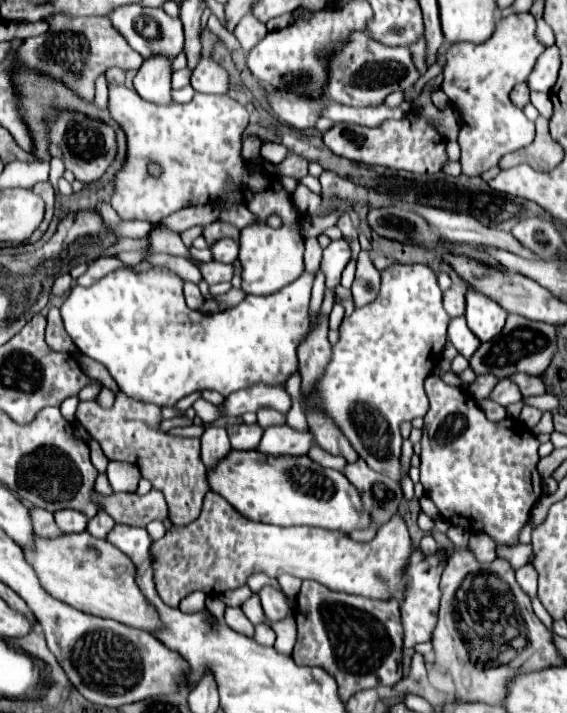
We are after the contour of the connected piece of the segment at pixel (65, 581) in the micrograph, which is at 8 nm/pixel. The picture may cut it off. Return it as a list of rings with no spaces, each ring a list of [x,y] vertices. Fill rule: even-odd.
[[[88,531],[82,533],[62,533],[54,539],[44,539],[36,535],[32,549],[22,549],[26,561],[36,571],[40,585],[58,601],[104,619],[116,619],[128,627],[138,627],[144,631],[156,629],[160,619],[156,619],[156,609],[142,597],[134,581],[132,561],[114,549],[106,539],[96,539]]]

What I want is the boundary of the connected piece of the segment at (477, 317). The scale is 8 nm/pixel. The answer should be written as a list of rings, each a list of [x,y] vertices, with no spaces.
[[[468,289],[466,293],[466,321],[470,331],[480,341],[490,341],[506,323],[508,313],[490,297],[480,291]]]

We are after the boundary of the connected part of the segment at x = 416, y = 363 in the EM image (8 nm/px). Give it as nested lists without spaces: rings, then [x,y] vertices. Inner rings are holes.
[[[390,265],[381,271],[380,293],[376,301],[354,309],[340,325],[340,341],[334,345],[332,361],[328,363],[322,379],[318,381],[316,393],[310,401],[302,401],[314,407],[322,407],[348,437],[358,455],[376,473],[384,473],[394,481],[402,481],[404,469],[400,463],[402,437],[398,425],[402,421],[412,421],[414,417],[424,417],[428,413],[428,397],[424,393],[424,379],[440,361],[440,353],[446,343],[448,313],[442,307],[442,291],[436,281],[436,273],[428,265]]]

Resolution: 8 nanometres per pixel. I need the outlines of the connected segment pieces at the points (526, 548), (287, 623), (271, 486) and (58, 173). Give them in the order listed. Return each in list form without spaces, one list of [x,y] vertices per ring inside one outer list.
[[[518,544],[514,547],[506,547],[506,545],[498,545],[498,555],[508,559],[510,565],[514,569],[520,569],[524,567],[528,561],[530,561],[530,555],[532,555],[531,544]]]
[[[286,617],[284,621],[274,623],[272,629],[274,629],[274,633],[276,633],[274,649],[278,649],[278,653],[291,655],[294,641],[296,641],[296,619],[294,619],[294,617]]]
[[[230,449],[228,457],[208,473],[208,485],[214,493],[222,495],[240,515],[272,523],[280,527],[308,525],[322,529],[336,529],[352,533],[370,525],[370,517],[362,507],[360,495],[352,483],[334,469],[322,469],[308,455],[300,457],[264,457],[264,453]]]
[[[54,157],[50,160],[49,182],[54,188],[55,195],[58,195],[58,181],[62,178],[65,166],[61,158]]]

